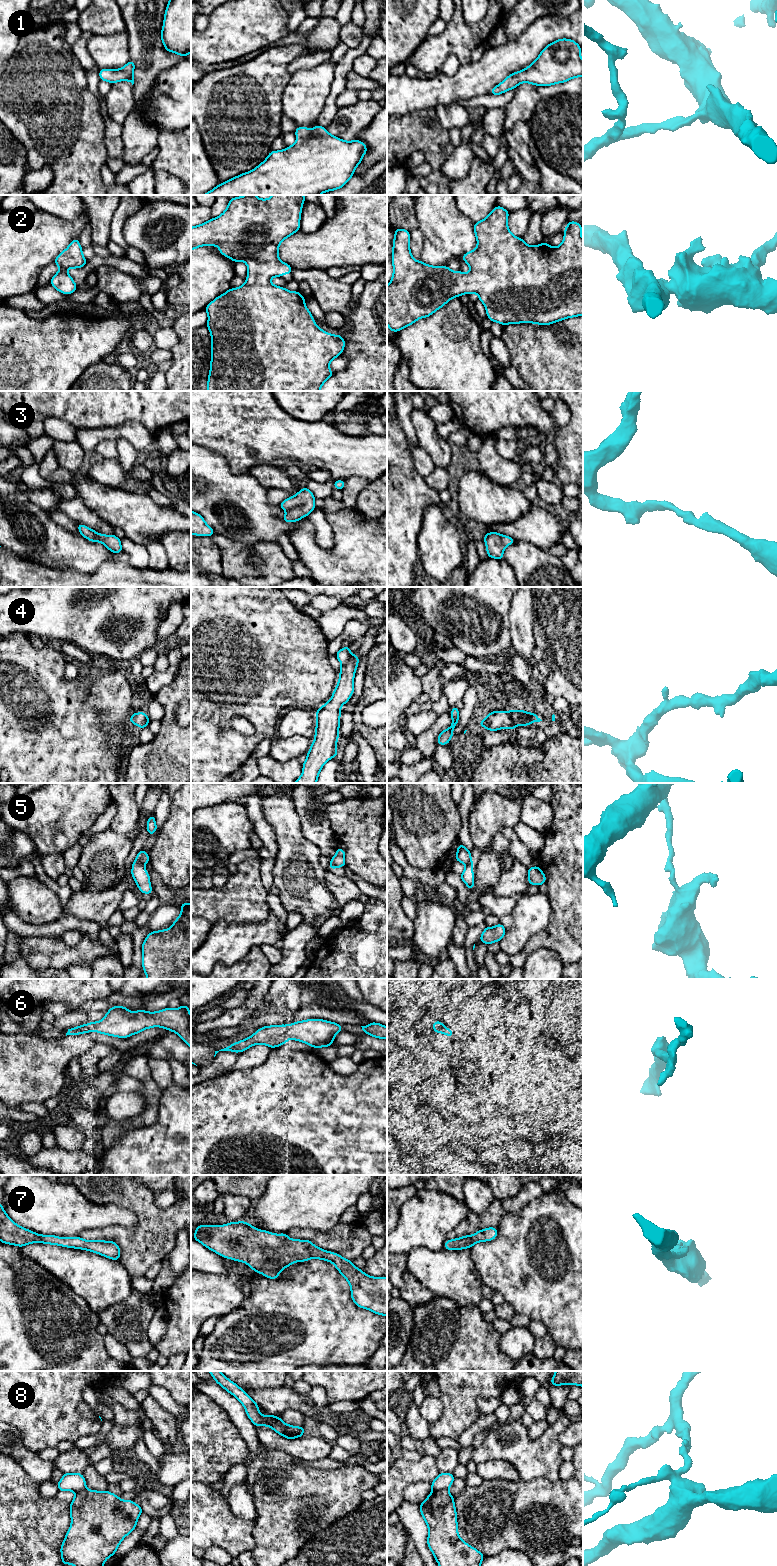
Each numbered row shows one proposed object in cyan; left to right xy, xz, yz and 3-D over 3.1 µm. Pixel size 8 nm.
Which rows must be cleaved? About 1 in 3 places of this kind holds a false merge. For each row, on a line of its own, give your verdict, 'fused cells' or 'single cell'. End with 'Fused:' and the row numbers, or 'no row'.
1: single cell
2: single cell
3: single cell
4: single cell
5: fused cells
6: single cell
7: single cell
8: fused cells
Fused: 5, 8

